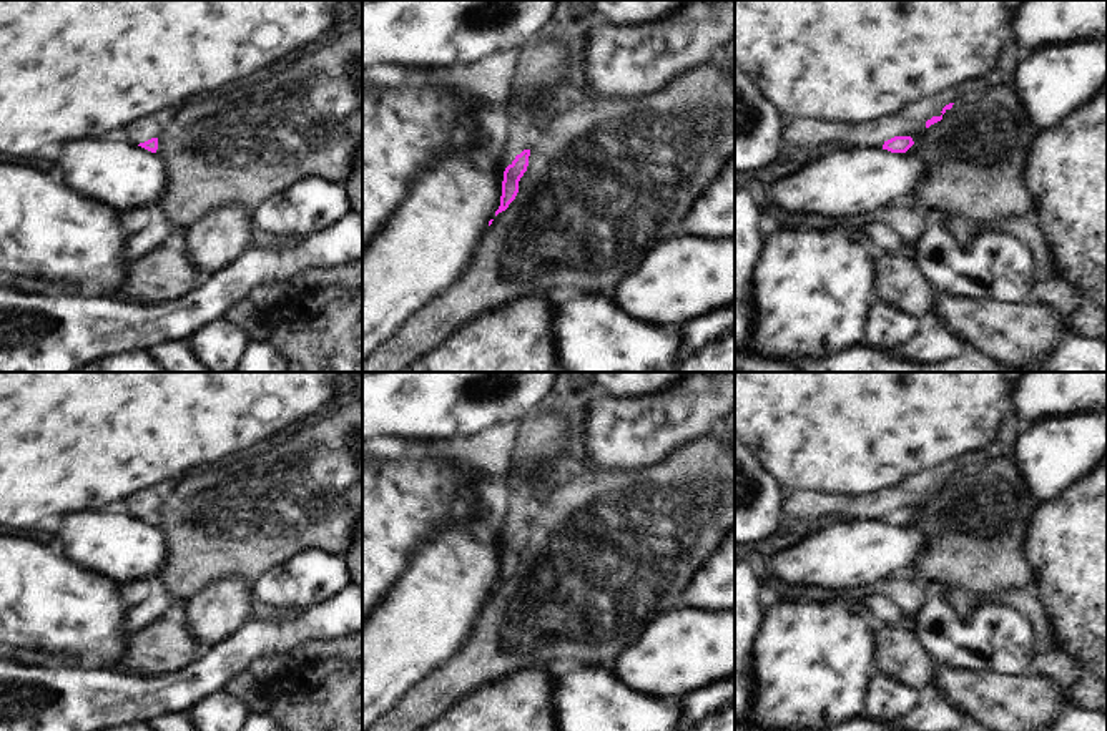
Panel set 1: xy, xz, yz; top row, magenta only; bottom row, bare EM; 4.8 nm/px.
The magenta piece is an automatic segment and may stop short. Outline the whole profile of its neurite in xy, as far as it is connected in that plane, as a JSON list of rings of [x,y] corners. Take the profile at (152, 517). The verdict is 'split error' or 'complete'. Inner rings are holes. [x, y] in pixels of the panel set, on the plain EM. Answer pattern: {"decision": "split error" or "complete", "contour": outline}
{"decision": "split error", "contour": [[[153,487],[143,488],[128,498],[125,498],[126,512],[131,517],[138,517],[151,525],[158,522],[158,508],[161,498]]]}

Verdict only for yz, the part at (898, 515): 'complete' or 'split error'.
split error

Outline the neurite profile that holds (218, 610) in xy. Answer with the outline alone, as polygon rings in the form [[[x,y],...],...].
[[[236,578],[209,583],[184,601],[180,616],[194,636],[198,655],[204,655],[248,623],[251,603],[251,585]]]

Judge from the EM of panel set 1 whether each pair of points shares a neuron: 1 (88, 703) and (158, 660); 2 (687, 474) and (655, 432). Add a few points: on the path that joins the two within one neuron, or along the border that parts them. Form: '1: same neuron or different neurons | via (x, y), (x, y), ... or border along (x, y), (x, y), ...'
1: different neurons | border along (118, 668), (148, 677), (175, 672)
2: different neurons | border along (707, 434), (680, 442), (657, 462), (635, 467)

